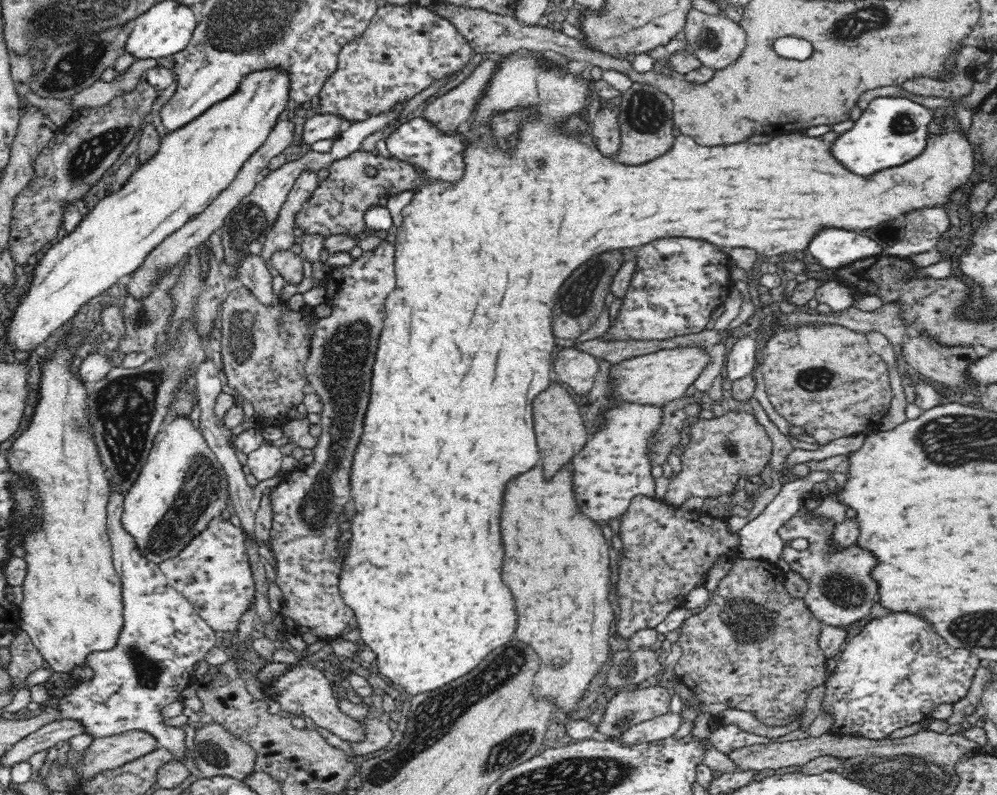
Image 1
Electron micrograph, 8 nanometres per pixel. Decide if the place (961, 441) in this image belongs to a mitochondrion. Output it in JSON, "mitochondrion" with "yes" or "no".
{"mitochondrion":"yes"}

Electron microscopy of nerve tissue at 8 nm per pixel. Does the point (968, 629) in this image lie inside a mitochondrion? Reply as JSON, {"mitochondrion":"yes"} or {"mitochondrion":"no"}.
{"mitochondrion":"yes"}

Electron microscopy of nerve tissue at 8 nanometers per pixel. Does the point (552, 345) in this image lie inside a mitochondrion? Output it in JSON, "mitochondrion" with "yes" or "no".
{"mitochondrion":"no"}

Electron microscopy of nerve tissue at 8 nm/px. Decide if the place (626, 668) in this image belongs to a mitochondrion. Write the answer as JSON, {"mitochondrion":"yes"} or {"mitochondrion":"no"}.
{"mitochondrion":"yes"}

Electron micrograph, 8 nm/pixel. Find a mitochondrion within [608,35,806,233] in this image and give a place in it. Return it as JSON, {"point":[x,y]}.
{"point":[645,113]}

